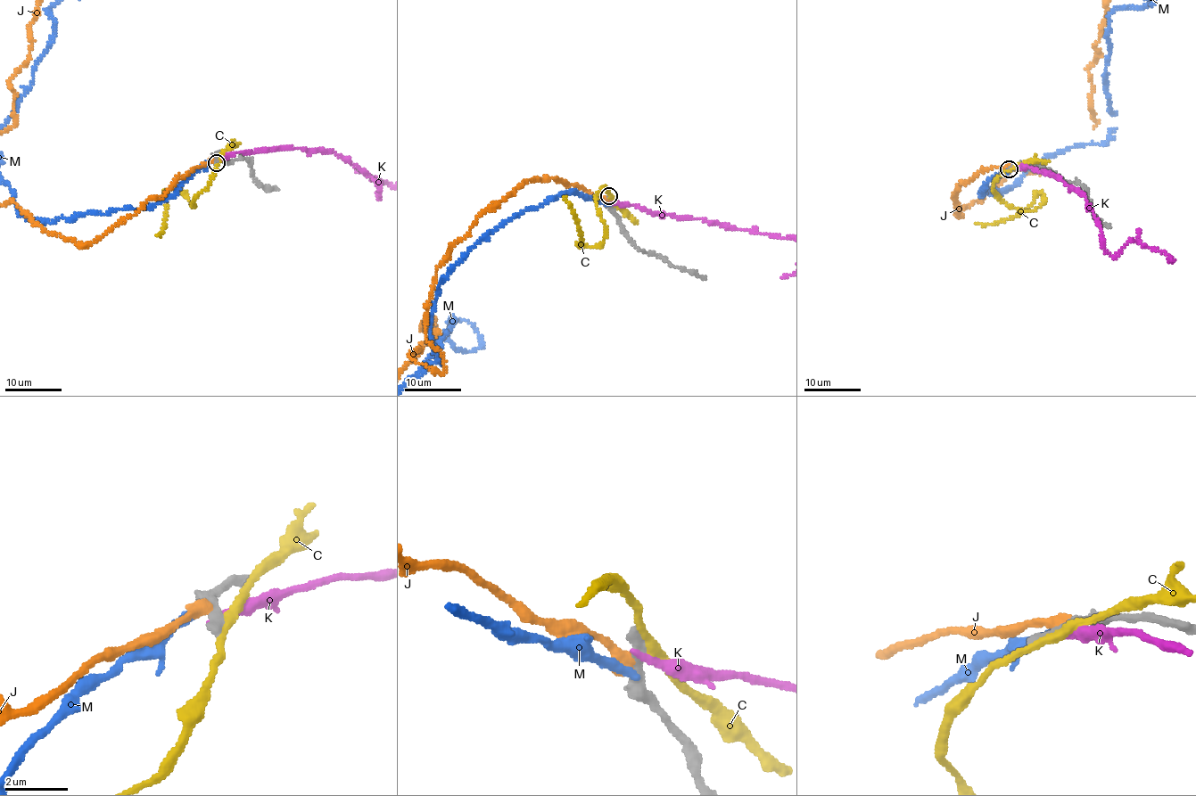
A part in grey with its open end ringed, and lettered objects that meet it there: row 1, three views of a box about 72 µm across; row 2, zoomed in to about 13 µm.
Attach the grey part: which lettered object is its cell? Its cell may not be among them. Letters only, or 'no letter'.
no letter

